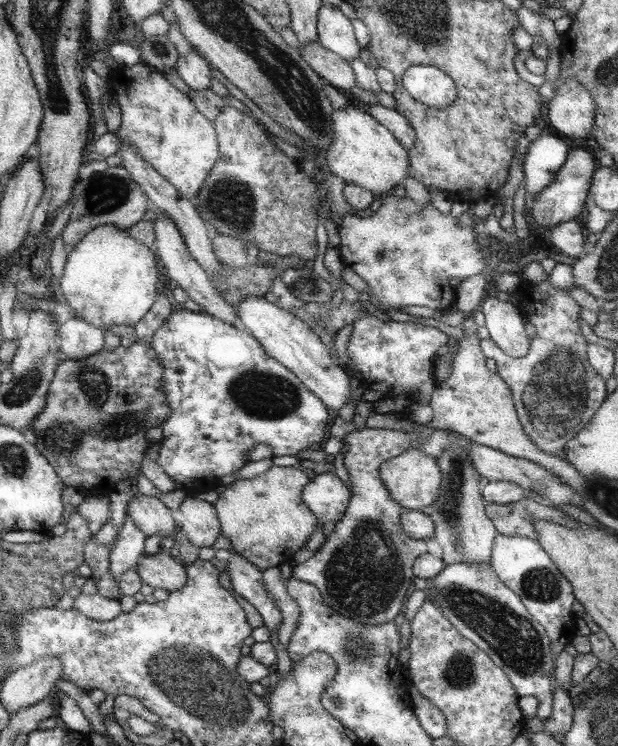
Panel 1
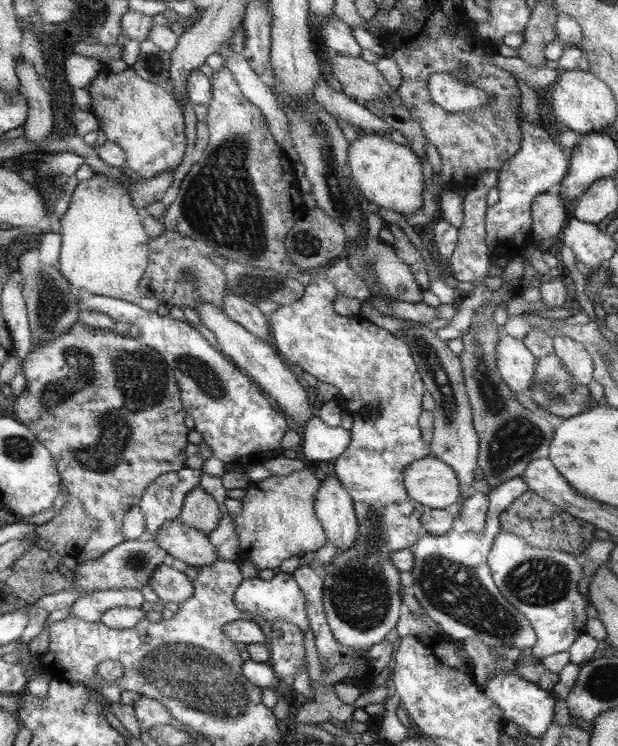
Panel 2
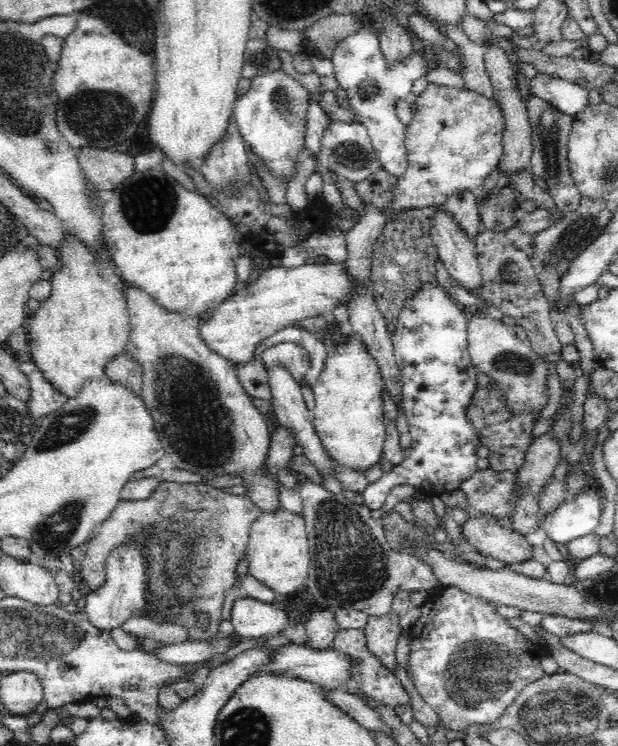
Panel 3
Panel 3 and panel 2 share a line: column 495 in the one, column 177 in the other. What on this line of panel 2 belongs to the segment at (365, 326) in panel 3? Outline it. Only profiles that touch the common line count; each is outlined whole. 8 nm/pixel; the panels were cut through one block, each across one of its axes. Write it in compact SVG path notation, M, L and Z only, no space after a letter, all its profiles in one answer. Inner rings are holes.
M127 68L121 74L111 74L111 72L97 74L87 86L87 92L91 96L91 114L97 118L97 124L103 130L105 138L123 148L125 166L129 170L139 174L143 180L149 180L159 174L175 172L181 166L185 154L185 134L183 134L185 124L181 114L183 106L173 92L167 92L163 86L155 86L147 80L141 80L131 68Z

